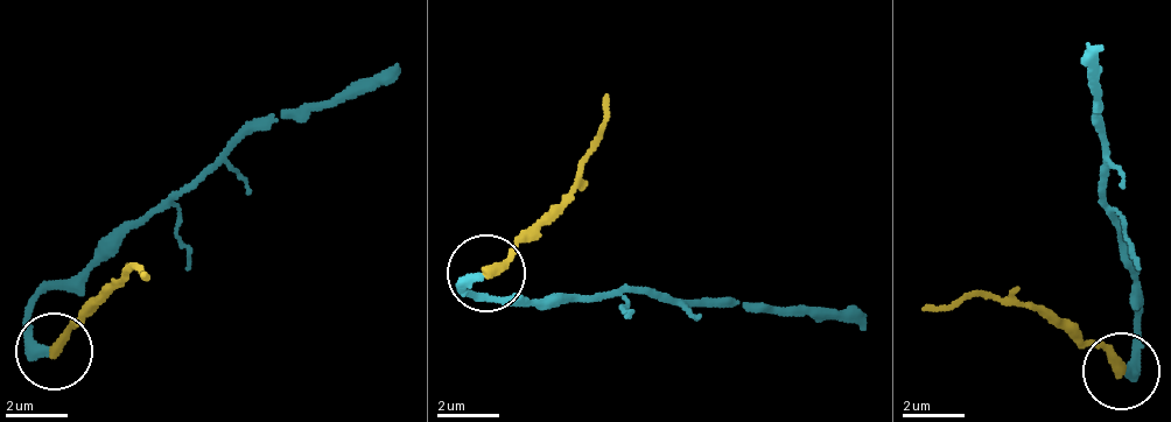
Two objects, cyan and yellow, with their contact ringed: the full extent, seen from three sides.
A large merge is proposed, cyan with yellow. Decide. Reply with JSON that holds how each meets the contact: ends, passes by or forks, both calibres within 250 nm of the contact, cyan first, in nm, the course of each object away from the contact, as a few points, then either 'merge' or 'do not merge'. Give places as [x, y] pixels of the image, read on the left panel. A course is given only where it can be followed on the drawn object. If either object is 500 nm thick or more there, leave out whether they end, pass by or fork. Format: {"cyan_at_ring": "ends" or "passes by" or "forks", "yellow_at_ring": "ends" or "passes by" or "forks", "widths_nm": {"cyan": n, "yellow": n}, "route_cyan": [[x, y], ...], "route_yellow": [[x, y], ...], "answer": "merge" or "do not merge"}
{"cyan_at_ring": "ends", "yellow_at_ring": "ends", "widths_nm": {"cyan": 380, "yellow": 320}, "route_cyan": [[53, 350], [30, 336], [47, 290], [100, 266], [237, 139], [376, 91], [401, 70]], "route_yellow": [[53, 350], [124, 274], [144, 278]], "answer": "merge"}

